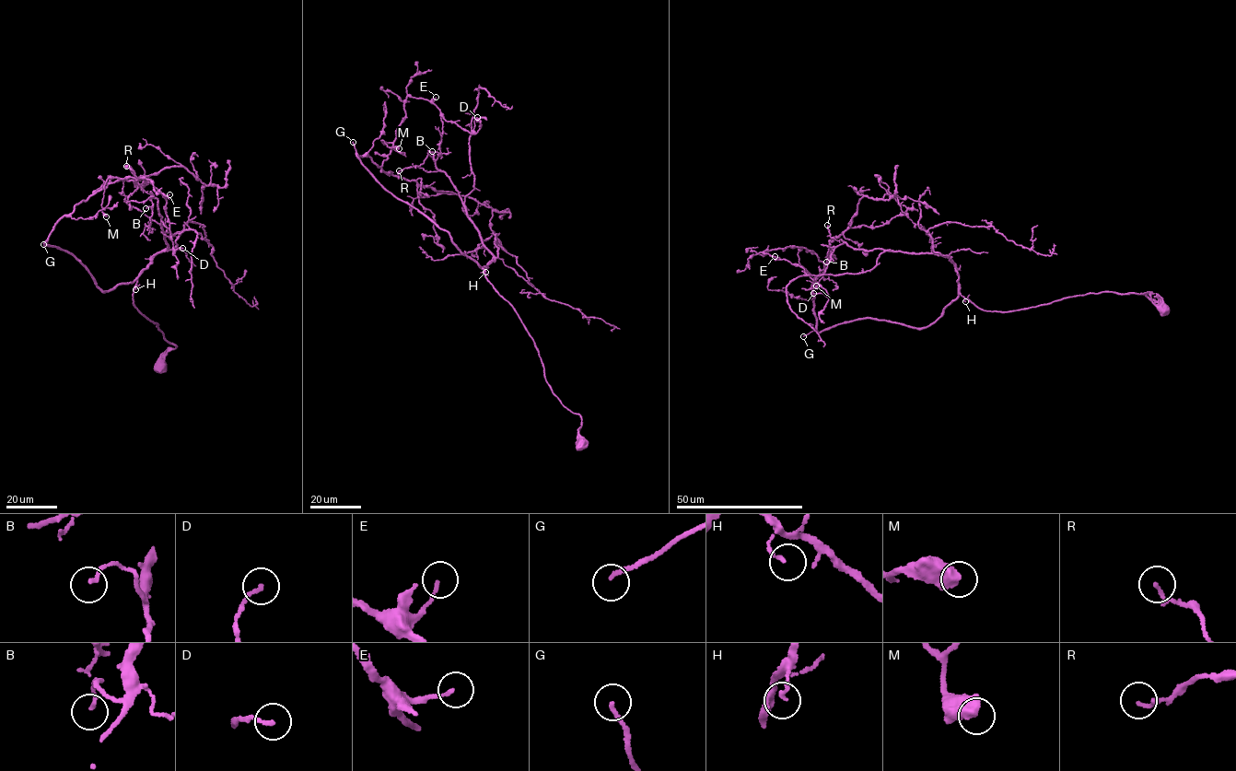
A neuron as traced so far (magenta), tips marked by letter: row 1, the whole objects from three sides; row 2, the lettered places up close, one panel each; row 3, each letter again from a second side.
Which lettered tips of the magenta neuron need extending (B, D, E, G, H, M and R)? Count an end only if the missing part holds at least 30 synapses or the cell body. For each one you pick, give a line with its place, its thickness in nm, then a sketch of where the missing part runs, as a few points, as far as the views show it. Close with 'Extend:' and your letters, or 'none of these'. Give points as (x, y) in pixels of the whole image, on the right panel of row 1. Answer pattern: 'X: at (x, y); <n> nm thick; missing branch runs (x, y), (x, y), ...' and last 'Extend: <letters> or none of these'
G: at (803, 336); 160 nm thick
Extend: G

